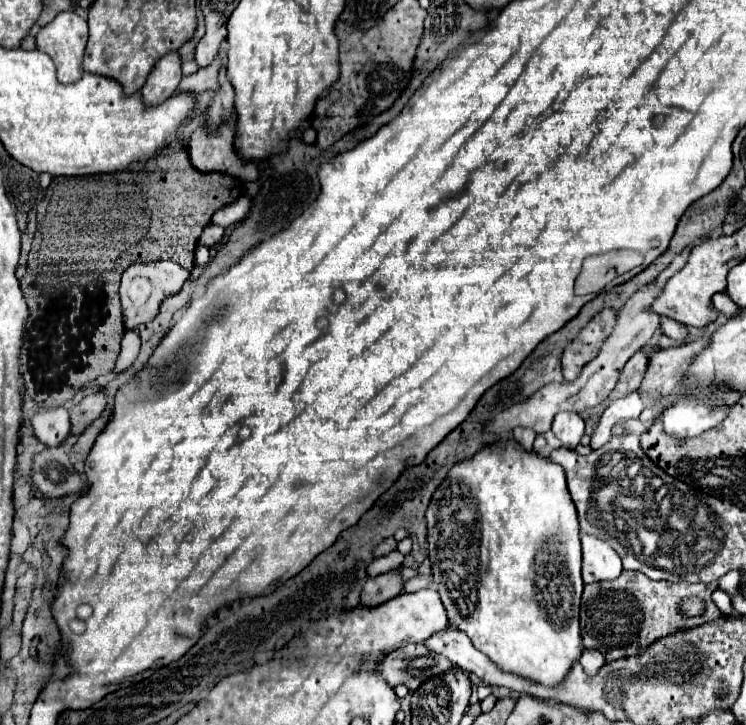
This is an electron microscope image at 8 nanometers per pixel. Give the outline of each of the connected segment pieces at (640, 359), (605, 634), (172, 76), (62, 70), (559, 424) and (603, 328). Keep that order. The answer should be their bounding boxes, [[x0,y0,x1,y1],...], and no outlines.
[[609,350,649,402],[581,570,721,660],[141,52,181,106],[37,12,87,84],[553,412,585,450],[561,308,617,380]]

